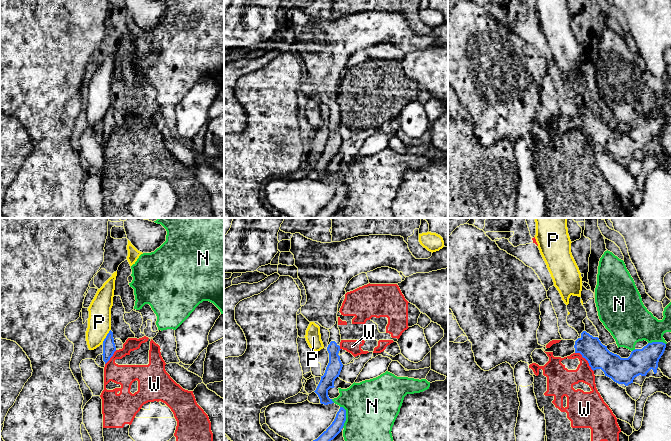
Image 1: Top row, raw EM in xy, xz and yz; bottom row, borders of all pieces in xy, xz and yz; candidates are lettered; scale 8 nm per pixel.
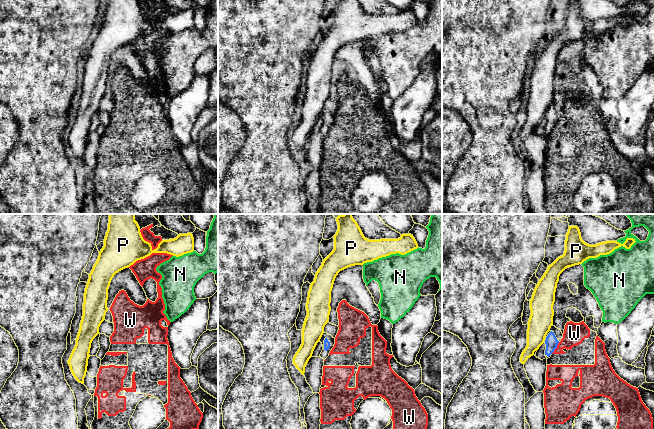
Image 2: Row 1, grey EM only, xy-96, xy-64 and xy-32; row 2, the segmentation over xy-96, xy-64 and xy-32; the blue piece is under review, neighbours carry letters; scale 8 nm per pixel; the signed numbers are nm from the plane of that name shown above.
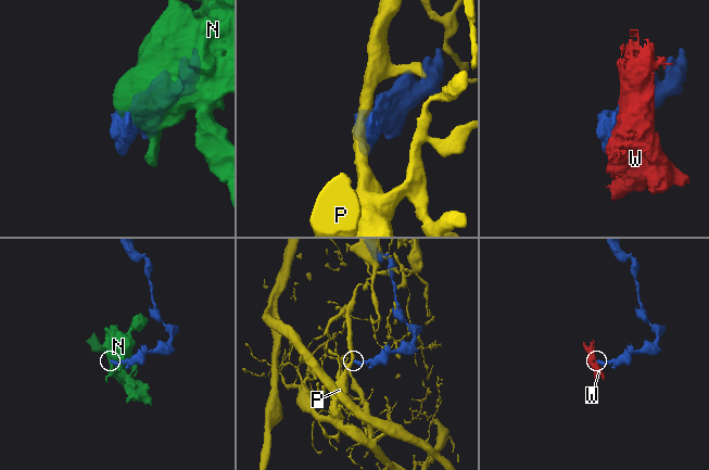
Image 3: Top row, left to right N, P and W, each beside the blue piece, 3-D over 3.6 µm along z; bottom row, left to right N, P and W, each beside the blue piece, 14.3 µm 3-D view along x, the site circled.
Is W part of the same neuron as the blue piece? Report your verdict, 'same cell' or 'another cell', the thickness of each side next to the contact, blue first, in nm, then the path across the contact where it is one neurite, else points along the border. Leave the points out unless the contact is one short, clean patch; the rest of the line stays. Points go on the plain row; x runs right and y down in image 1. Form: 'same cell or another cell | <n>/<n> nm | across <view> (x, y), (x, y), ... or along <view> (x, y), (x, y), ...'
another cell | 190/190 nm | along yz (575, 128), (578, 128), (587, 137), (593, 147)

